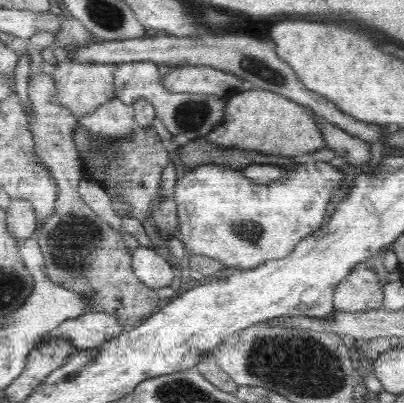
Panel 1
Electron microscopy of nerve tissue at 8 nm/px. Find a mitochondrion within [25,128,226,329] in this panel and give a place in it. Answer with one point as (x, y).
(72, 241)

